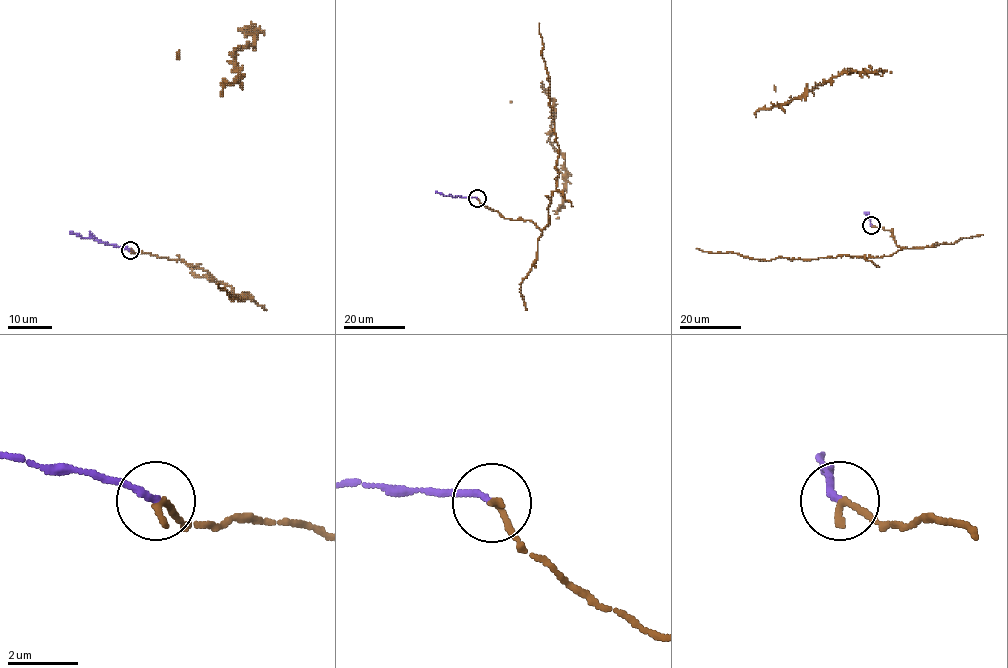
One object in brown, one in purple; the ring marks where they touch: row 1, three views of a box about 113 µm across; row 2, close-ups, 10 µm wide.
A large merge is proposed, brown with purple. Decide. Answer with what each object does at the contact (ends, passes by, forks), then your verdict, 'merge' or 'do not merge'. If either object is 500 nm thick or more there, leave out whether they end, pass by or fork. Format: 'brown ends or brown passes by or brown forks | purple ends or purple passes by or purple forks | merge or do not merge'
brown ends | purple ends | merge

